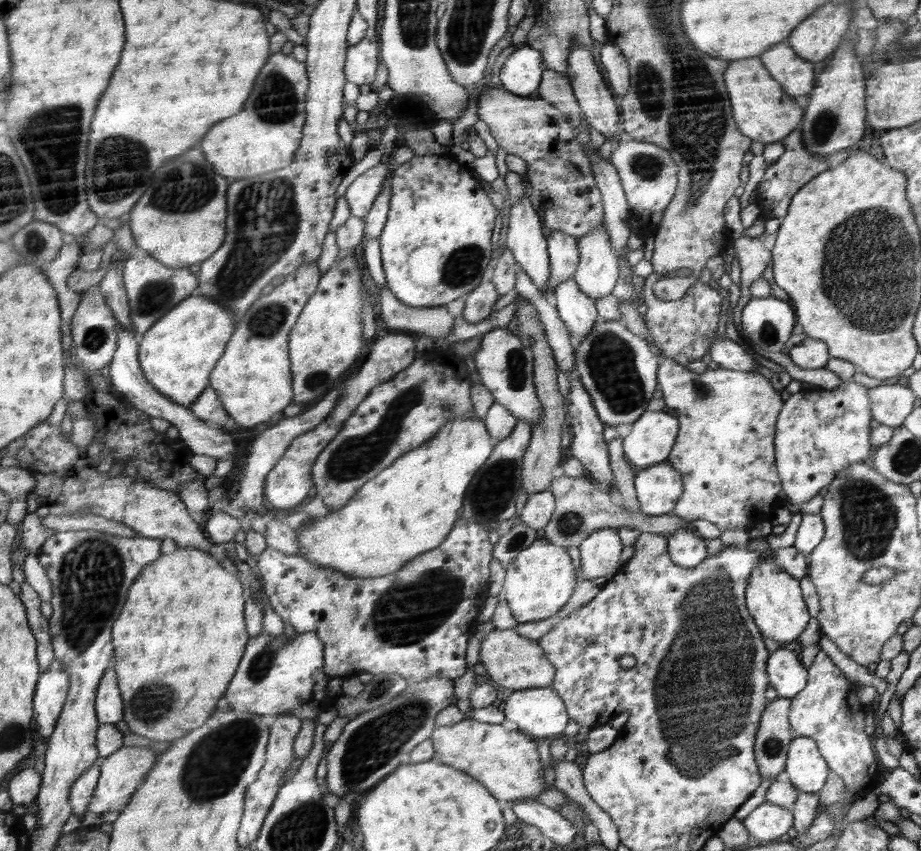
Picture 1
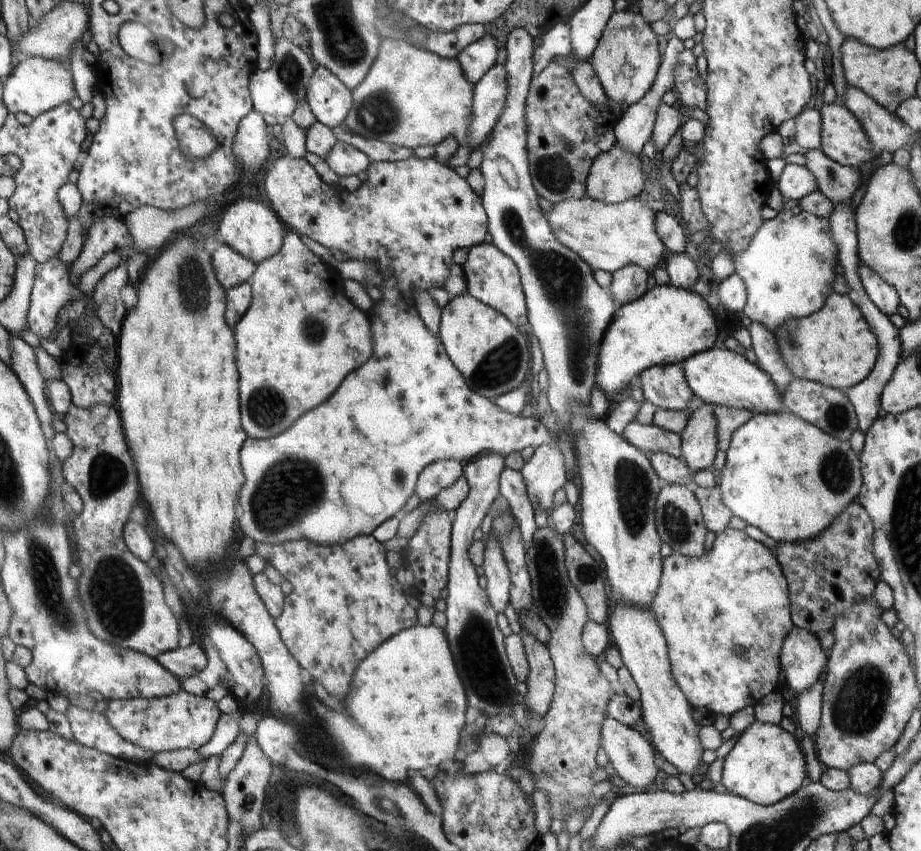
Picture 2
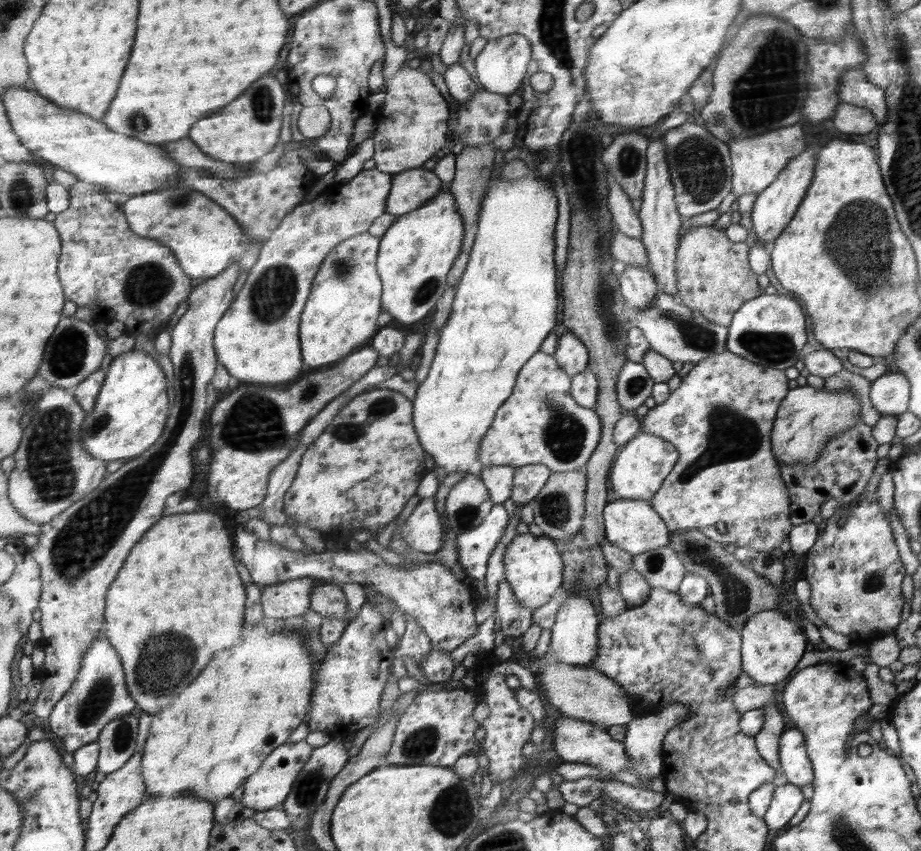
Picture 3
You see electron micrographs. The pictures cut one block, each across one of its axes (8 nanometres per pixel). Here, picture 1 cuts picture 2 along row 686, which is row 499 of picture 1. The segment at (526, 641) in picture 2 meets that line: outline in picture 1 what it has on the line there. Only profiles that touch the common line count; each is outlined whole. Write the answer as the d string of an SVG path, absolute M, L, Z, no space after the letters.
M546 490L528 498L520 514L520 520L526 526L539 531L549 525L555 512L556 500L553 491Z

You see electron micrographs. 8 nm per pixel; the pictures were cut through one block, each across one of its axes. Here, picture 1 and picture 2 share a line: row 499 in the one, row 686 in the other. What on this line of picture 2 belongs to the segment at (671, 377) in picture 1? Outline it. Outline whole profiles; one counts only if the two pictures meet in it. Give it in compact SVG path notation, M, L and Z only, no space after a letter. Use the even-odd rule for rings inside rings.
M727 527L725 531L716 534L716 541L710 552L706 552L705 556L690 557L682 555L680 552L673 551L668 558L663 558L663 570L661 573L660 587L658 593L652 603L650 604L650 610L658 624L660 624L661 632L665 636L665 640L668 646L669 660L673 668L673 676L677 680L678 686L680 686L682 693L688 698L690 704L696 709L702 708L706 710L708 716L713 720L717 714L722 716L732 717L732 714L736 714L738 710L745 709L748 706L755 707L758 702L770 694L774 688L776 688L776 682L780 678L780 662L778 662L778 656L780 656L780 646L782 646L782 640L794 629L793 620L790 620L790 608L792 604L788 604L788 580L786 580L782 568L780 568L779 562L774 560L772 551L768 550L766 546L752 538L748 538L744 531L734 530ZM740 647L744 651L744 657L738 658L735 651Z

